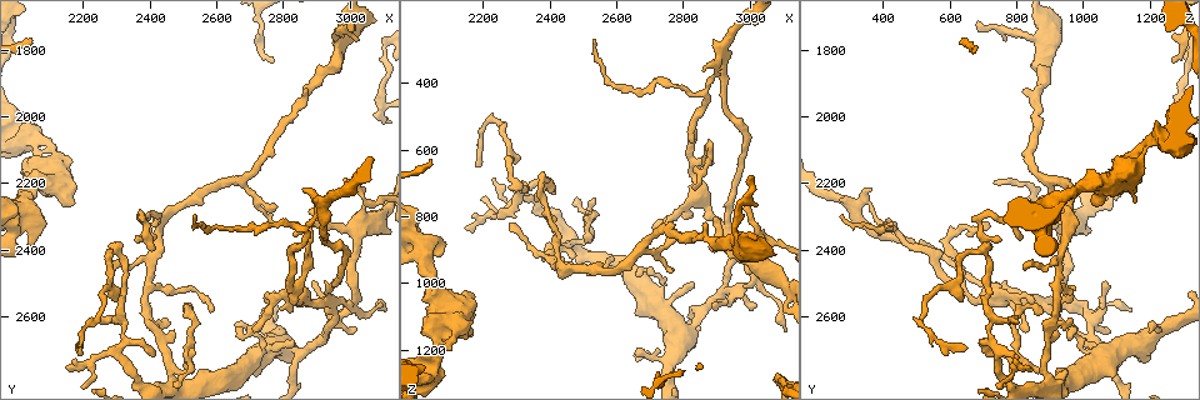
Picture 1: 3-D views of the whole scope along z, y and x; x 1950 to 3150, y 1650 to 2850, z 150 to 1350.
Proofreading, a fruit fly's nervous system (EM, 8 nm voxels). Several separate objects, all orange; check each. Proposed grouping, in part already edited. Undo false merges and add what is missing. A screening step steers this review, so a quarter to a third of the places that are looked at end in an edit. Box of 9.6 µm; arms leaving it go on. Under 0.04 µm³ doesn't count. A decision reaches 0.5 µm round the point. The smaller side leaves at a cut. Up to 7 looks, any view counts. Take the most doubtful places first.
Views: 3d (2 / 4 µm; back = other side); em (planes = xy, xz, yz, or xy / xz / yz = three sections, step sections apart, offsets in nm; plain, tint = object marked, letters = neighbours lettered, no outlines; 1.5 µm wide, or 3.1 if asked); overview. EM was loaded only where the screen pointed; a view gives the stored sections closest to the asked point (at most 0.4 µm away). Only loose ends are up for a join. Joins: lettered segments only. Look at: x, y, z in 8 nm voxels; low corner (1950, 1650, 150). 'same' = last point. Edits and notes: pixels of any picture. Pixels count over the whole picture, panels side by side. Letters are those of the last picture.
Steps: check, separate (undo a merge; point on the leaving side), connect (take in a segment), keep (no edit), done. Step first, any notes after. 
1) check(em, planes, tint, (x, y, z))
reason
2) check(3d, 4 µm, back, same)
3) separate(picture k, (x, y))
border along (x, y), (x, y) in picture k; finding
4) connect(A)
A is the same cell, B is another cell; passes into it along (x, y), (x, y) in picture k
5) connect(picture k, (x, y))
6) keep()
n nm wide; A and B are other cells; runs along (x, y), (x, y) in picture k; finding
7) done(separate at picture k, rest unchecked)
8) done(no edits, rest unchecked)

check(em, xz, step 4, letters, (2900, 2280, 370))
touches itself

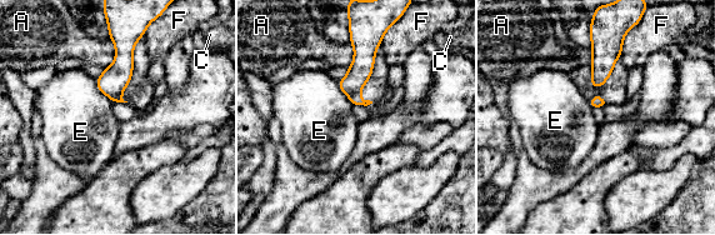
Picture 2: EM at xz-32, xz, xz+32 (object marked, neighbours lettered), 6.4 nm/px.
check(em, planes, letters, same)

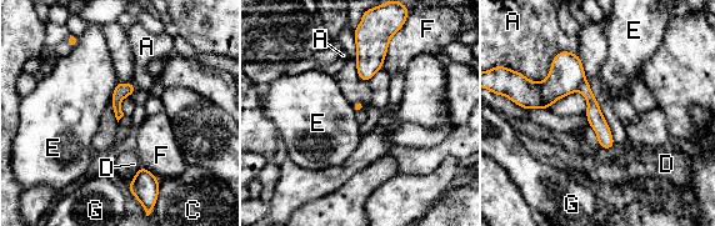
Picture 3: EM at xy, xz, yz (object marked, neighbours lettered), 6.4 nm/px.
separate(picture 3, (566, 73))
A touches over 280 nm; A, C, D, E, F and G are other cells; border along (584, 80), (576, 90) in picture 3; a second neuron is stuck on

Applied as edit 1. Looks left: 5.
check(em, planes, letters, (2900, 2310, 810))
an open end

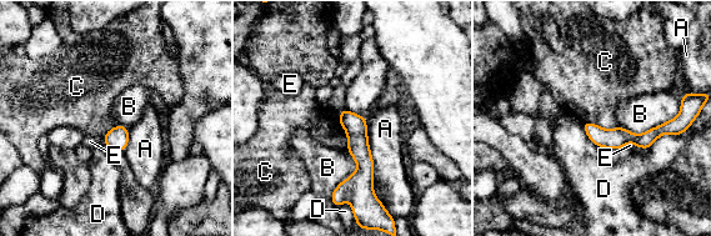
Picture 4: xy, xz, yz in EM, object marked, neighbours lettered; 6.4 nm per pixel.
connect(picture 4, (90, 141))
E is the same cell, A, B, C and D are other cells; it goes on there

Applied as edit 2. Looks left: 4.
check(overview)

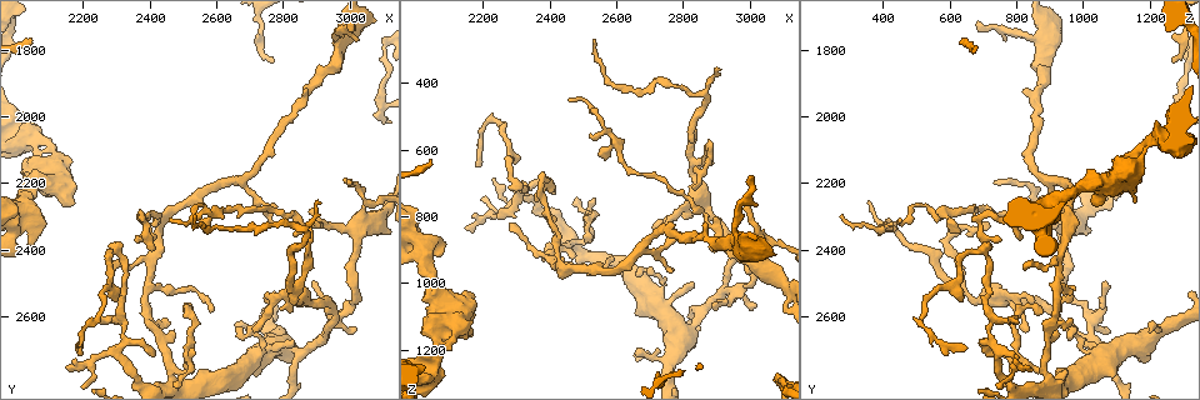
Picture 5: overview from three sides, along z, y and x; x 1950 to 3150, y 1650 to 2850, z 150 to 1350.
check(em, planes, letters, (2830, 2680, 1010))
tapers out

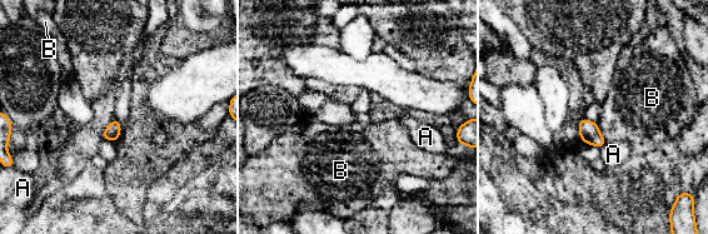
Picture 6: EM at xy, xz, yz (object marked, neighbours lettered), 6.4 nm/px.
keep()
A and B are other cells; border along (596, 123), (606, 143) in picture 6; no lettered segment goes on from it

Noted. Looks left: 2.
done(separate at picture 3, connect at picture 4, rest unchecked)

